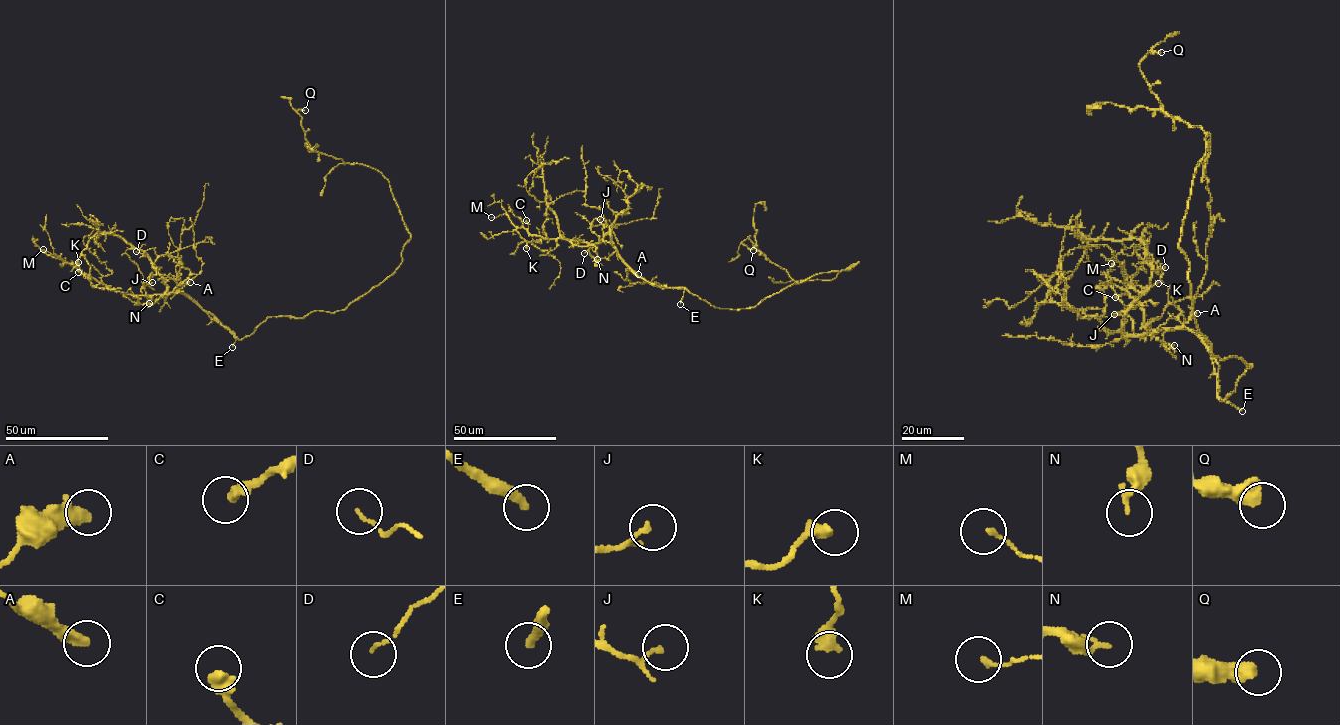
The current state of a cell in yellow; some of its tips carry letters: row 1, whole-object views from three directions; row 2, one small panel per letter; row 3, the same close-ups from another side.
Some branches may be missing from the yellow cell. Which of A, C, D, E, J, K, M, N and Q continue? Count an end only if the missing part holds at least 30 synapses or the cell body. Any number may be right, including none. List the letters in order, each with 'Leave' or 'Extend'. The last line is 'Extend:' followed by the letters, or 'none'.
A: Leave
C: Leave
D: Leave
E: Extend
J: Leave
K: Leave
M: Leave
N: Leave
Q: Leave
Extend: E

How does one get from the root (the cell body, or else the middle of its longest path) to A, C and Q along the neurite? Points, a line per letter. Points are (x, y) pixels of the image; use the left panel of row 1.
A: (282, 316), (269, 317), (249, 335), (239, 339), (179, 290), (190, 282)
C: (282, 316), (269, 317), (239, 339), (183, 293), (126, 294), (78, 272)
Q: (282, 316), (346, 308), (394, 272), (411, 236), (379, 172), (311, 147), (294, 110), (305, 110)

